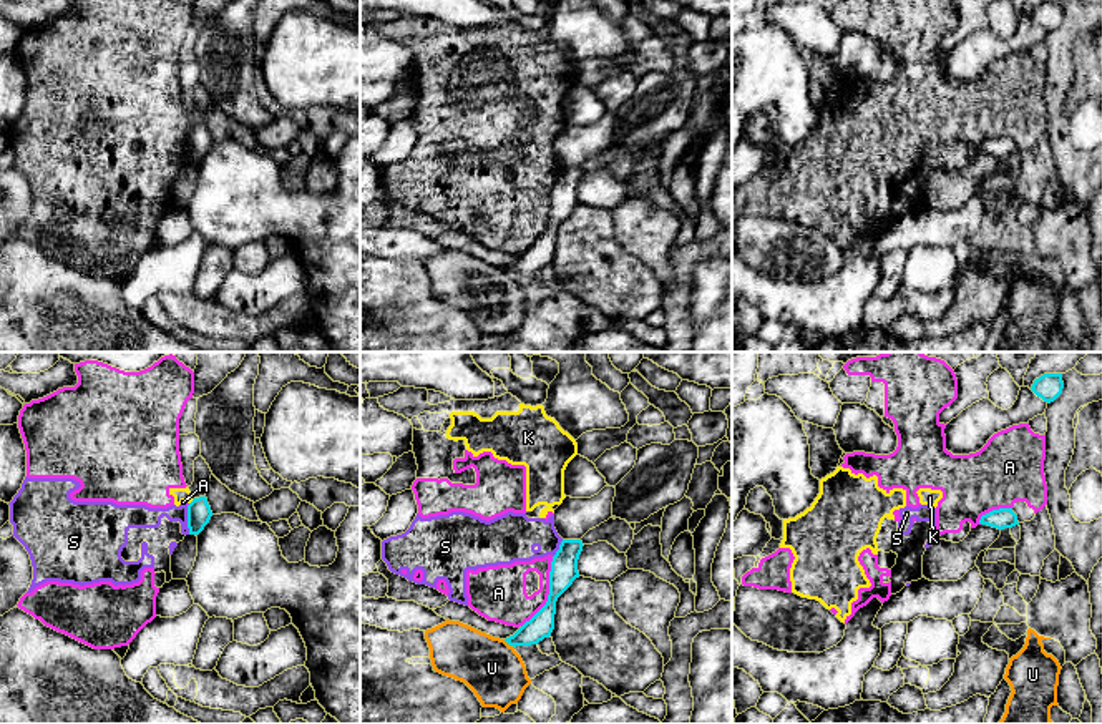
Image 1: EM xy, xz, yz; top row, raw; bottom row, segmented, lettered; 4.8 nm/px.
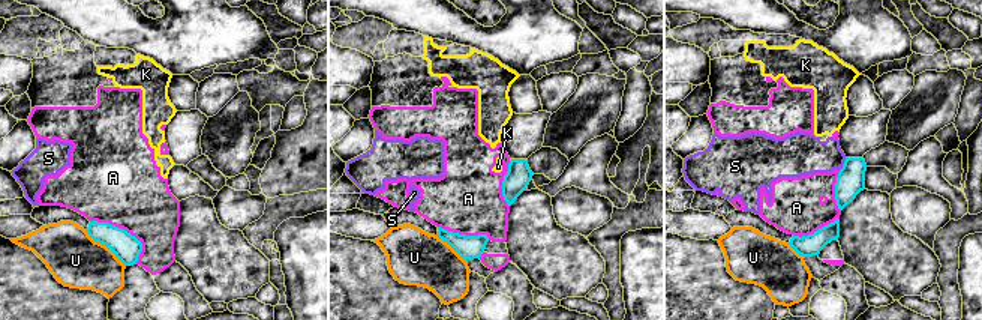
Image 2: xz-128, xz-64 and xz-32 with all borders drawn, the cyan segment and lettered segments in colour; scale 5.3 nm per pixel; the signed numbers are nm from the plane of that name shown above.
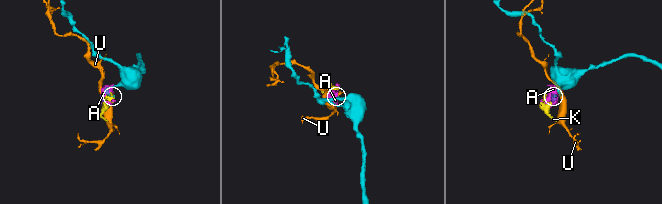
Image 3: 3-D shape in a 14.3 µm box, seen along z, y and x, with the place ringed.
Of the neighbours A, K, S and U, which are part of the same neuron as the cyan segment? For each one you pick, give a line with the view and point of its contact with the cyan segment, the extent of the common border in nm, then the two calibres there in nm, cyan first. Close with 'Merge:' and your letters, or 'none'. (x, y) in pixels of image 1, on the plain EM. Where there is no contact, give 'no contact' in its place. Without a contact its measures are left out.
Merge: none

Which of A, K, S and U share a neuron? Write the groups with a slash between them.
A K S / U

